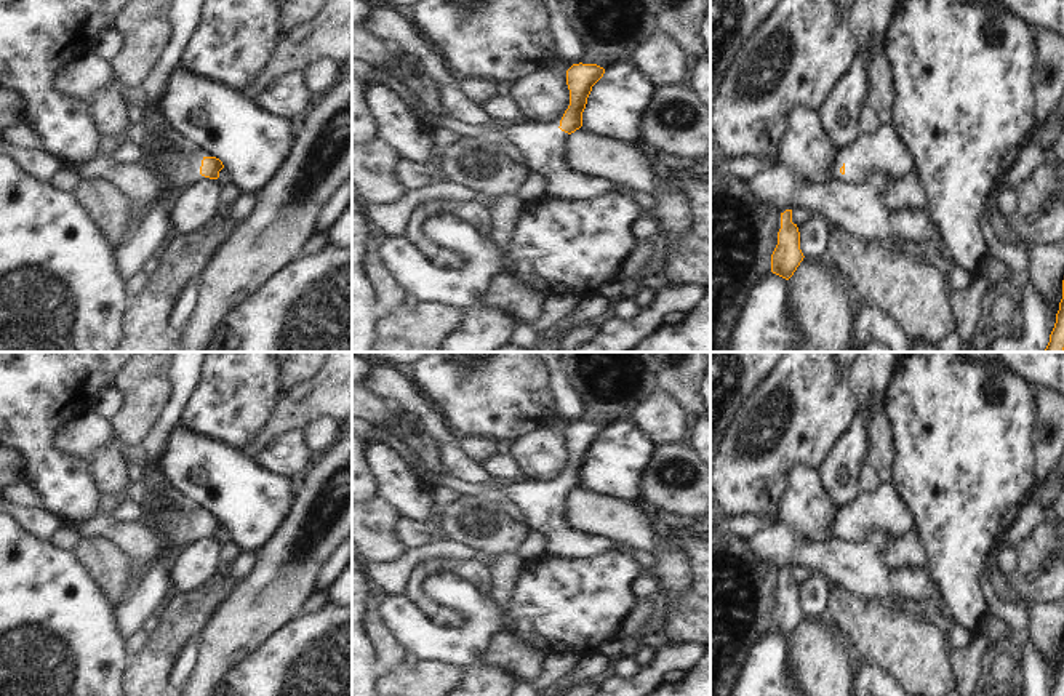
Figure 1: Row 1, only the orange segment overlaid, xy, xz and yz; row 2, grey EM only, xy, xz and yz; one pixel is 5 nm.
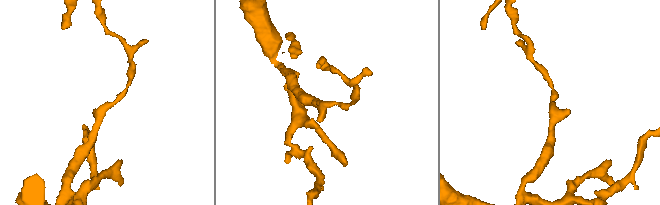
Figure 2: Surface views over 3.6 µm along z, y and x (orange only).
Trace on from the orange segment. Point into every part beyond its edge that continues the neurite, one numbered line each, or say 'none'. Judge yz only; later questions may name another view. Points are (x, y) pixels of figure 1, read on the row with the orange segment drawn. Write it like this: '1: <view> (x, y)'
1: yz (882, 151)

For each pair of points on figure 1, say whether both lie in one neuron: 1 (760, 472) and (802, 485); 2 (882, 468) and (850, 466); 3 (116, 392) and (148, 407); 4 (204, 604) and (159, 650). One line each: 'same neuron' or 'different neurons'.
1: different neurons
2: different neurons
3: different neurons
4: same neuron

